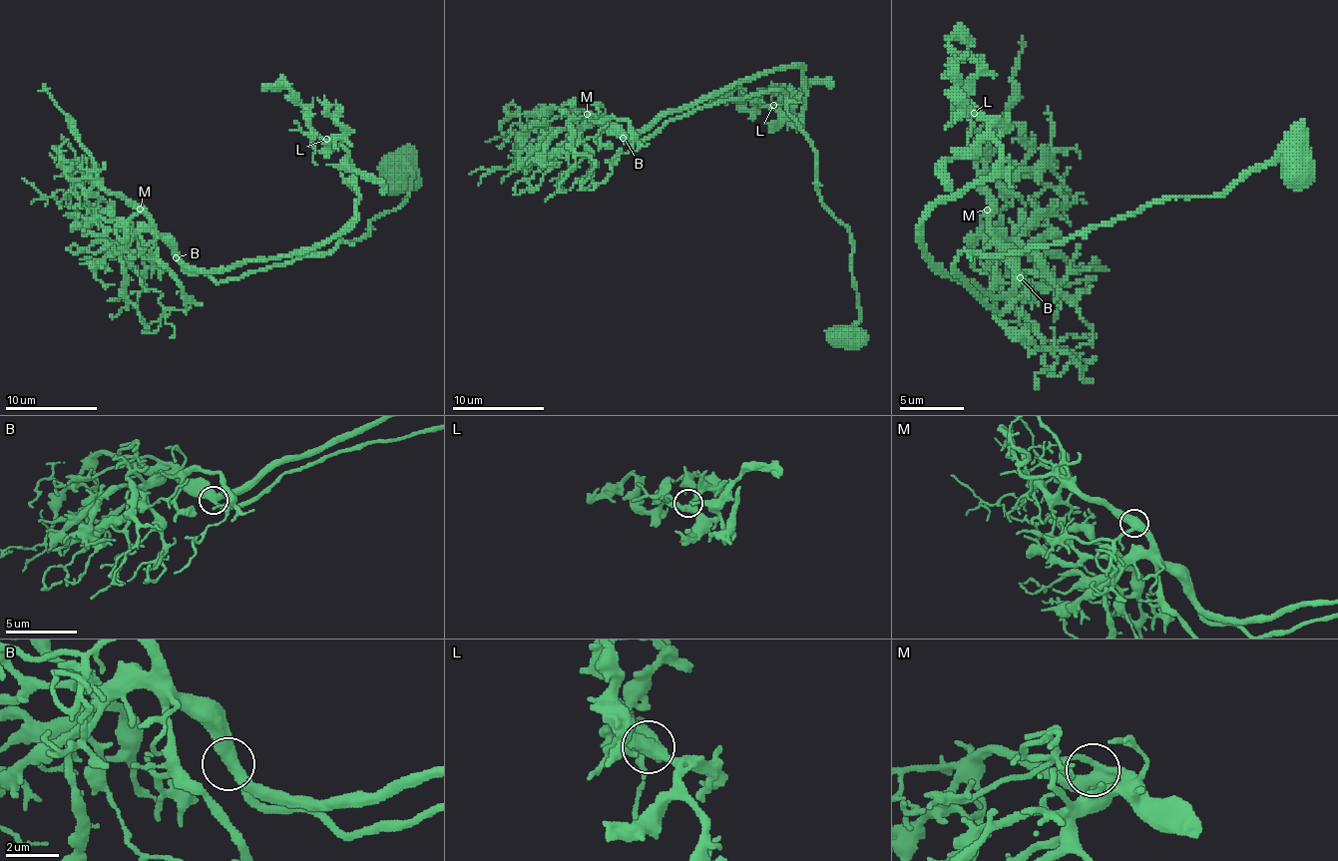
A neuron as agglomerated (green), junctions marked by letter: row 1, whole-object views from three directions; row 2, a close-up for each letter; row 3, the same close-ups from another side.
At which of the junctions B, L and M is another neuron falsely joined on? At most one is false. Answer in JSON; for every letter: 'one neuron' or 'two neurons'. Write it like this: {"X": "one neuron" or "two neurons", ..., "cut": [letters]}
{"B": "one neuron", "L": "one neuron", "M": "one neuron", "cut": []}

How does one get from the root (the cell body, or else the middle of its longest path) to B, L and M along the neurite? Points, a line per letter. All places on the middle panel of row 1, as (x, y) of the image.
B: (847, 337), (859, 319), (852, 240), (822, 202), (813, 142), (780, 91), (692, 109), (638, 142), (624, 137)
L: (847, 337), (852, 240), (780, 91), (629, 139), (799, 65), (801, 121), (773, 105)
M: (847, 337), (859, 319), (852, 240), (822, 202), (813, 142), (780, 91), (692, 109), (638, 142), (587, 114)

